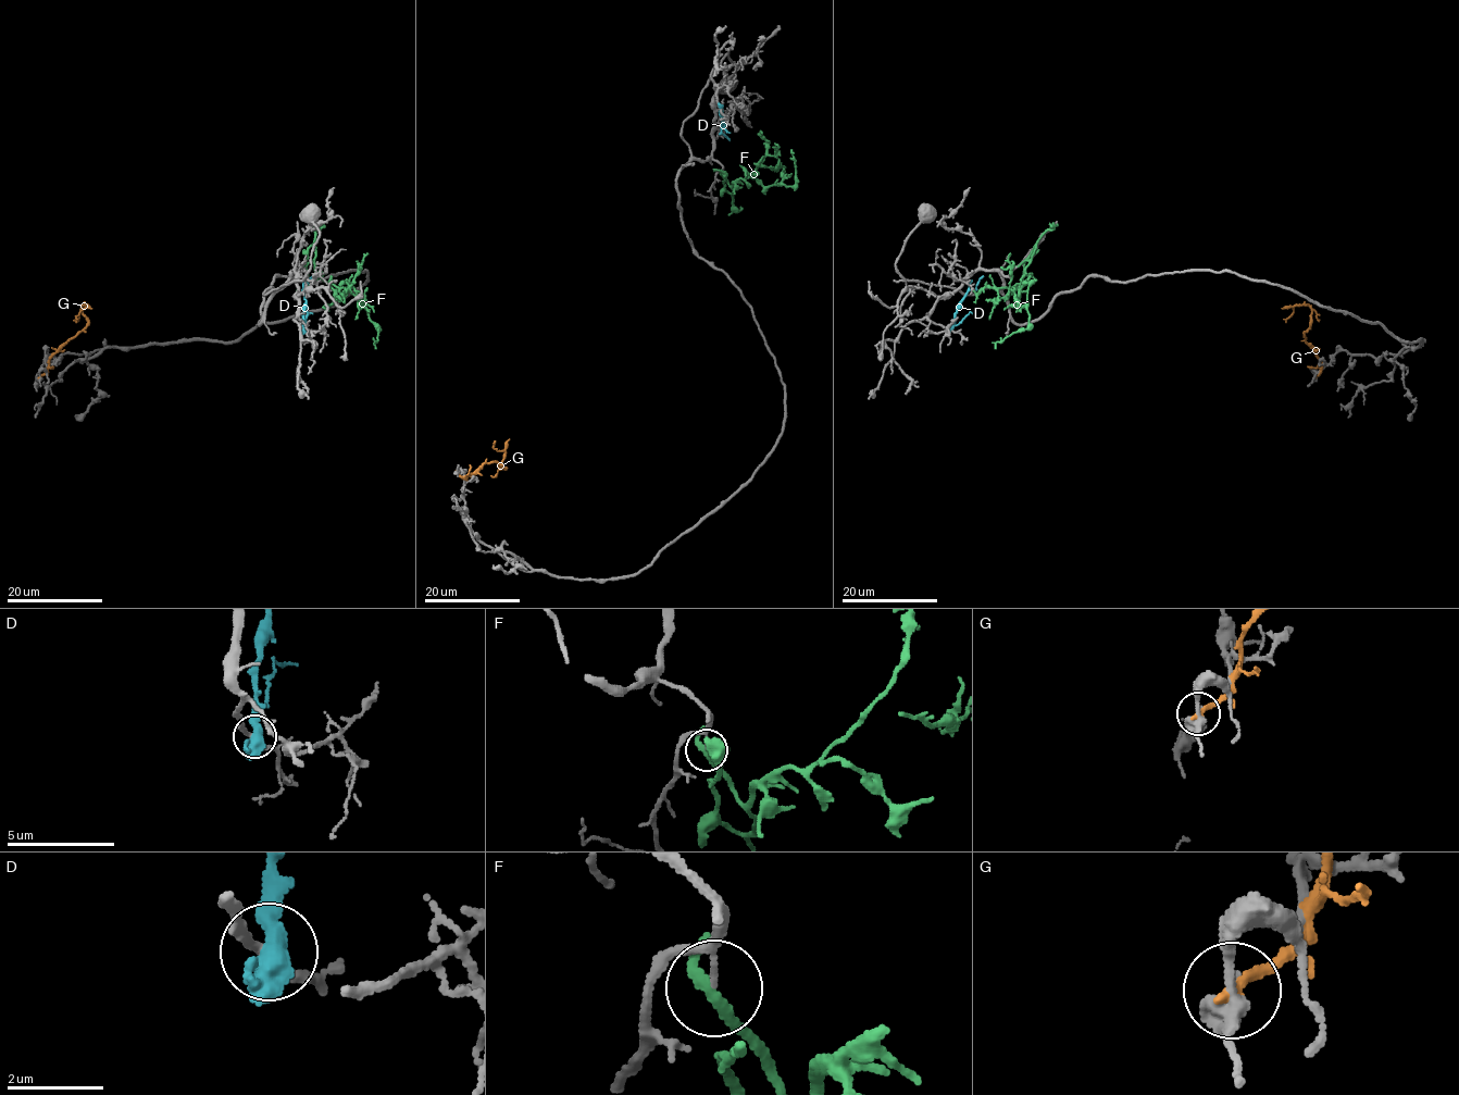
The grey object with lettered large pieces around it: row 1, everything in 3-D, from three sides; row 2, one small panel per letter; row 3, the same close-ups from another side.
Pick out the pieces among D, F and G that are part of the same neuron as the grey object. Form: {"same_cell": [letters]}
{"same_cell": []}

